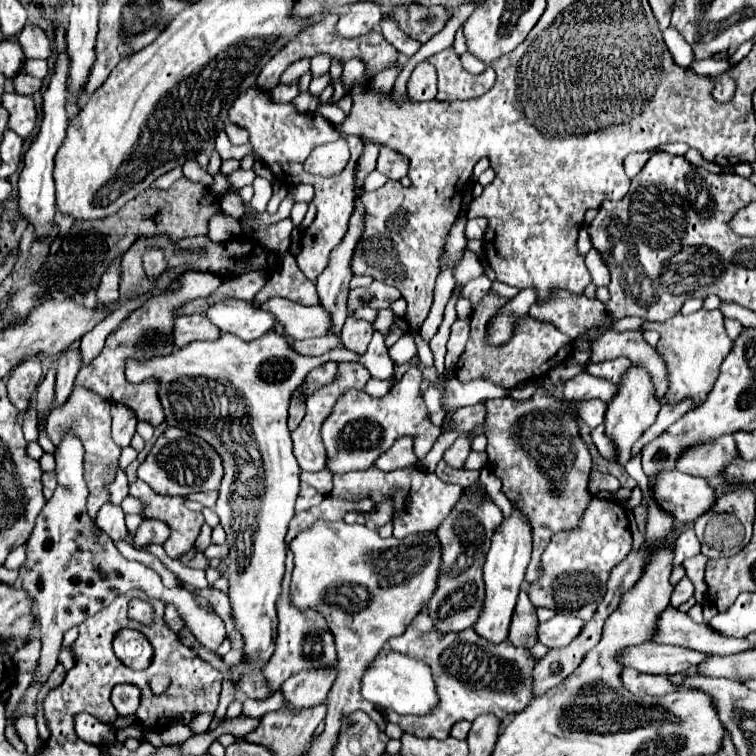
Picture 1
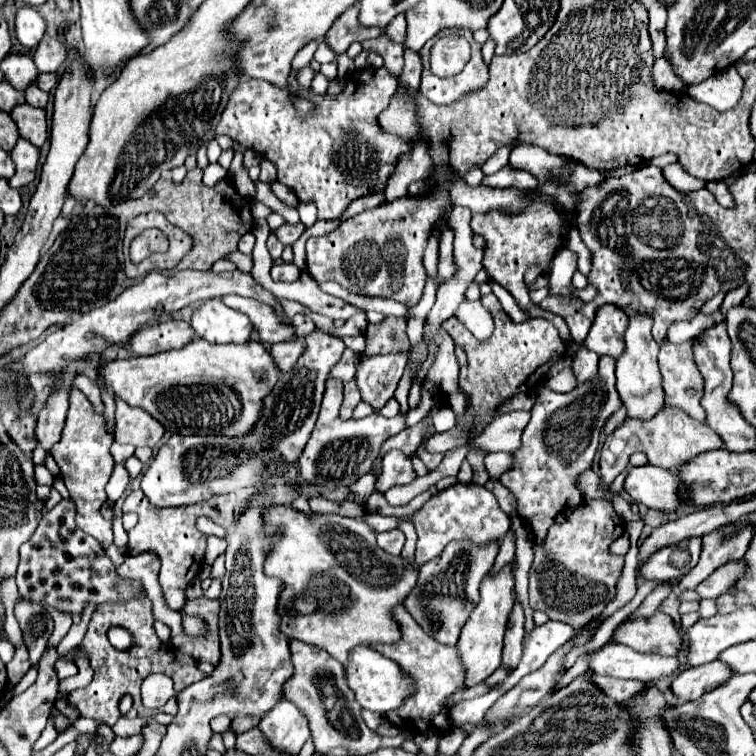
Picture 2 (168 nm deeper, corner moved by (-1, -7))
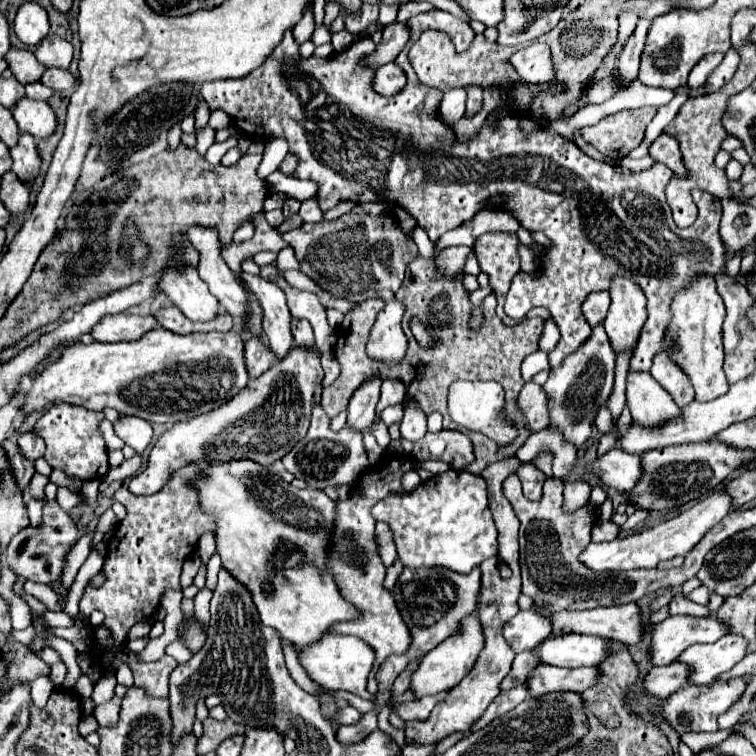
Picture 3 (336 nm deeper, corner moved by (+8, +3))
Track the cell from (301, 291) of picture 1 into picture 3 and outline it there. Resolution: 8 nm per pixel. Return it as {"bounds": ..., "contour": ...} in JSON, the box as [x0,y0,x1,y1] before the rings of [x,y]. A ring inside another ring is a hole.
{"bounds":[292,319,314,347],"contour":[[[292,319],[292,335],[294,335],[294,343],[304,347],[314,347],[314,335],[308,321]]]}

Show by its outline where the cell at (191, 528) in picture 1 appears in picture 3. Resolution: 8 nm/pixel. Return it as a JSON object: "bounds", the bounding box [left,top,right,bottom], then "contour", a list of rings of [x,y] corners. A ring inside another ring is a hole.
{"bounds":[80,465,216,699],"contour":[[[188,465],[178,469],[176,477],[172,477],[172,481],[168,481],[160,493],[140,497],[130,493],[128,487],[120,487],[112,495],[112,501],[120,501],[126,507],[126,517],[108,539],[108,555],[102,567],[108,579],[100,589],[86,587],[80,601],[80,613],[84,617],[90,617],[94,609],[106,615],[104,627],[110,631],[114,641],[112,645],[92,645],[94,657],[100,665],[100,677],[116,675],[118,667],[126,663],[134,673],[134,685],[144,689],[144,693],[154,699],[168,697],[168,677],[178,663],[168,655],[154,663],[140,661],[138,655],[126,645],[128,631],[134,623],[149,618],[157,611],[160,599],[168,589],[180,589],[180,569],[186,555],[194,551],[194,545],[202,533],[216,529],[216,519],[208,515],[200,505],[200,495],[194,487],[196,477],[198,465]]]}

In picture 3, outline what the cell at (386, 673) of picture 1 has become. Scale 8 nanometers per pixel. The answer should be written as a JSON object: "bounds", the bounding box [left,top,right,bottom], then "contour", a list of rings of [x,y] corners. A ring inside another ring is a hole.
{"bounds":[300,633,376,701],"contour":[[[330,633],[328,637],[324,637],[324,641],[310,645],[302,651],[300,665],[306,669],[310,679],[316,681],[318,685],[322,685],[324,689],[348,691],[362,699],[372,701],[372,693],[368,693],[368,689],[366,689],[366,681],[368,681],[374,659],[376,659],[374,649],[370,645],[366,645],[364,641],[360,641],[358,637]]]}

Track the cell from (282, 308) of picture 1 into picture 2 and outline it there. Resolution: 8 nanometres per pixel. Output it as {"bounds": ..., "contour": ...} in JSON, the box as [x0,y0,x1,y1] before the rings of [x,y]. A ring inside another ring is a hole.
{"bounds":[221,295,295,345],"contour":[[[225,295],[221,297],[221,301],[225,305],[229,305],[231,309],[237,309],[241,313],[245,313],[249,317],[249,321],[253,323],[255,331],[259,333],[261,343],[265,345],[273,345],[273,343],[281,343],[281,341],[291,341],[295,331],[291,323],[281,321],[273,307],[255,301],[255,299],[247,299],[247,297],[239,297],[239,295]]]}

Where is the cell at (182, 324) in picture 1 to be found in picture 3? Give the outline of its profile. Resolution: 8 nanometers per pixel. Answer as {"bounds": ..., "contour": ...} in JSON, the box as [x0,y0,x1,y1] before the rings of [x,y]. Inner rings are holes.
{"bounds":[92,313,158,341],"contour":[[[120,313],[116,317],[104,317],[104,321],[96,323],[96,329],[92,329],[94,341],[138,341],[142,335],[146,335],[150,329],[158,327],[158,319],[154,315],[128,315]]]}

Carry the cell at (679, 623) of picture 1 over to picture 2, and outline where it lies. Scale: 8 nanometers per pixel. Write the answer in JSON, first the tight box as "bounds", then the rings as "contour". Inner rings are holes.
{"bounds":[613,611,681,655],"contour":[[[661,611],[651,617],[629,619],[613,631],[613,641],[627,645],[641,653],[677,655],[681,649],[681,637],[673,619]]]}

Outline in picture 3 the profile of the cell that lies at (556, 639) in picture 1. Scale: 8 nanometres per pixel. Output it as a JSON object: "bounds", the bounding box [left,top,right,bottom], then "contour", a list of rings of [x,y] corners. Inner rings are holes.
{"bounds":[504,611,552,653],"contour":[[[520,611],[504,625],[504,639],[514,649],[522,653],[540,645],[552,633],[552,621],[536,611]]]}

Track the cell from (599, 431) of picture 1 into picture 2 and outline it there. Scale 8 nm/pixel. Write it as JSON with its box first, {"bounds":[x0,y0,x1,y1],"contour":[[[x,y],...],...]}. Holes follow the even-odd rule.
{"bounds":[599,407,723,489],"contour":[[[663,407],[657,415],[653,415],[653,419],[647,419],[647,421],[629,419],[615,433],[611,433],[605,439],[605,445],[601,449],[601,459],[599,459],[601,489],[607,489],[613,483],[613,479],[623,469],[627,469],[631,453],[643,451],[647,455],[649,463],[675,471],[679,465],[687,463],[689,459],[693,459],[705,451],[719,449],[719,447],[723,447],[723,441],[711,427],[707,427],[705,423],[697,423],[695,419],[689,419],[689,415],[685,415],[685,411],[677,411],[677,407],[675,409]]]}

